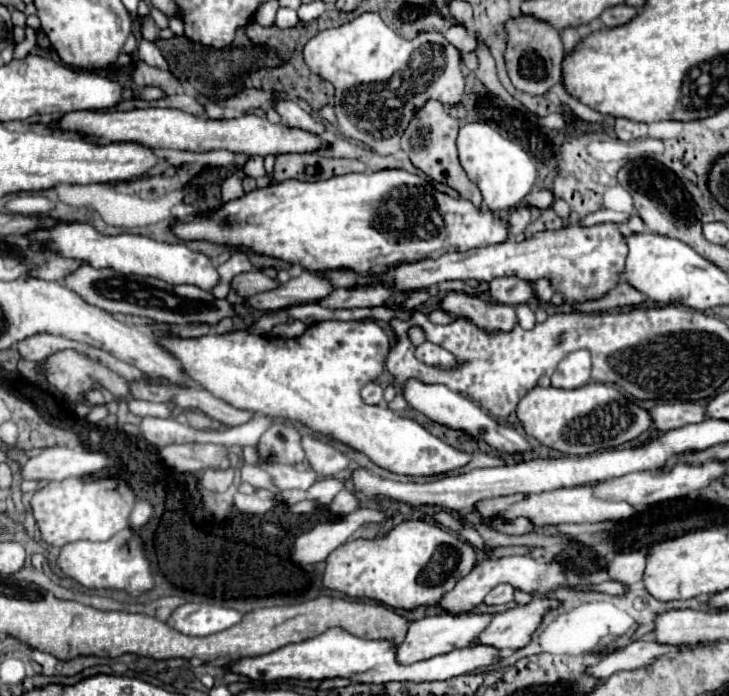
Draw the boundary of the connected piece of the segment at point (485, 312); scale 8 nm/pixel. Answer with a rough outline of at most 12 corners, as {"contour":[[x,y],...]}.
{"contour":[[448,292],[440,306],[486,332],[512,330],[514,306]]}

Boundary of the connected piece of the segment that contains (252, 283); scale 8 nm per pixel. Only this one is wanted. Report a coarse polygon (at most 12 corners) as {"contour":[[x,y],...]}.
{"contour":[[260,270],[232,278],[230,288],[238,296],[254,296],[276,288]]}

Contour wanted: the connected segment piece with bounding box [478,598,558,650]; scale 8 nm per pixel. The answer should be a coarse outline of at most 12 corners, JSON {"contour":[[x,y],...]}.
{"contour":[[534,598],[494,614],[478,642],[524,648],[556,600]]}

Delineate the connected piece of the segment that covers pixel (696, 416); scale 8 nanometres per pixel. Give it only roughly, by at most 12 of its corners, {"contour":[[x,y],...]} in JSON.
{"contour":[[658,402],[650,410],[658,432],[706,420],[702,404]]}

